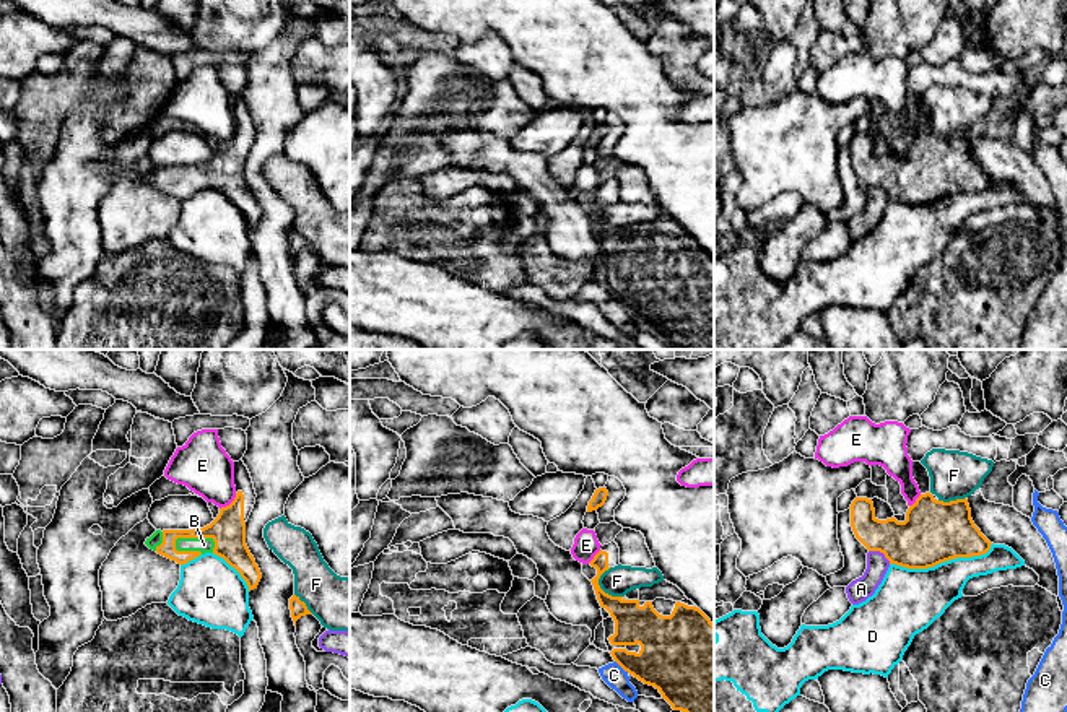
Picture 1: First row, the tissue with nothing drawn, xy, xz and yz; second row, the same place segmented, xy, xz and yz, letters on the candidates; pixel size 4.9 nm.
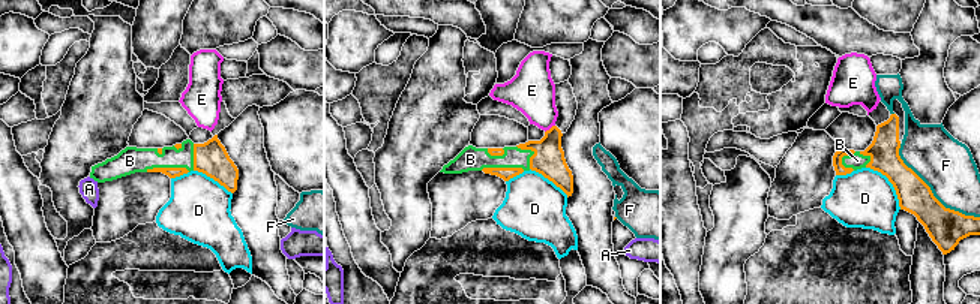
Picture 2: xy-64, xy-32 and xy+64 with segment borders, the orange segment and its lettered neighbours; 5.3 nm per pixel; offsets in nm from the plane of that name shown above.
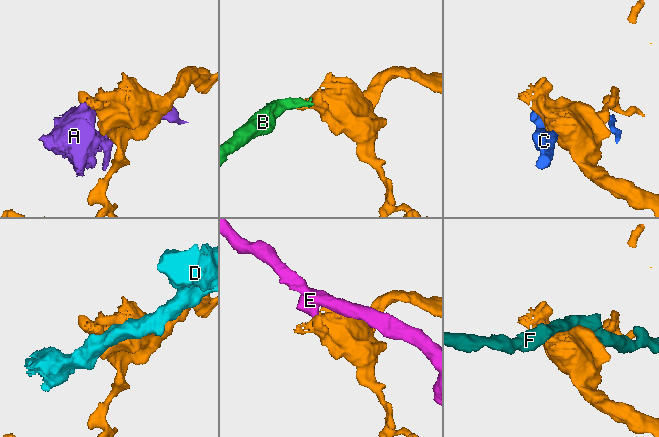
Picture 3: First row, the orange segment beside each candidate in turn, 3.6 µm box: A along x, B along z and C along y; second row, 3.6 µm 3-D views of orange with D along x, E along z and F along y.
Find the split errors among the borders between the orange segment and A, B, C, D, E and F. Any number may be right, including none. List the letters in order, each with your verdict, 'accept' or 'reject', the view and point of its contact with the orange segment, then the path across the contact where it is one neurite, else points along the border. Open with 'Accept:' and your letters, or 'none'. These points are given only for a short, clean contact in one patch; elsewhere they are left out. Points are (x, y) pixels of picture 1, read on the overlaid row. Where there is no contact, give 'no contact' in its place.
Accept: B
A: reject; contact yz (880, 551)
B: accept; contact xy (197, 537)
C: reject; contact xz (622, 667); border xz (615, 660), (628, 672)
D: reject; contact yz (942, 561)
E: reject; contact xy (231, 503); border xy (236, 493), (220, 509)
F: reject; contact xz (601, 589)

